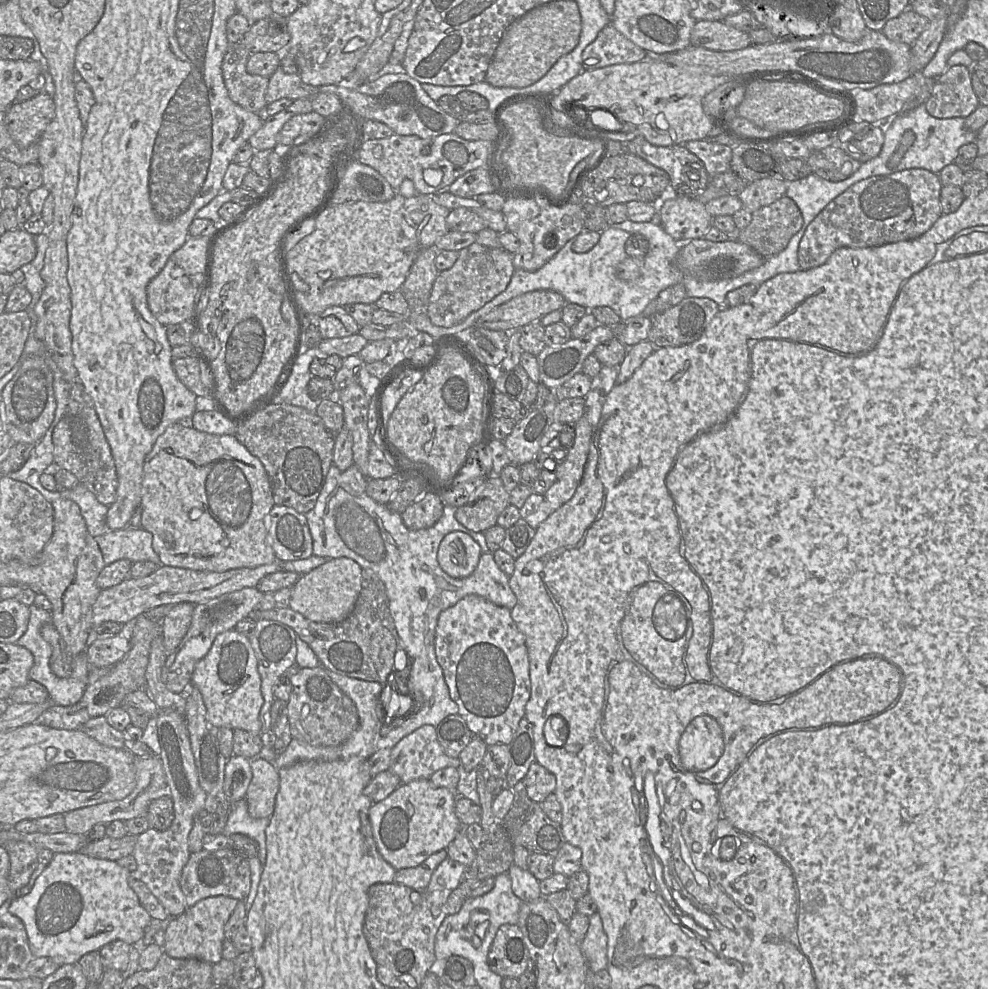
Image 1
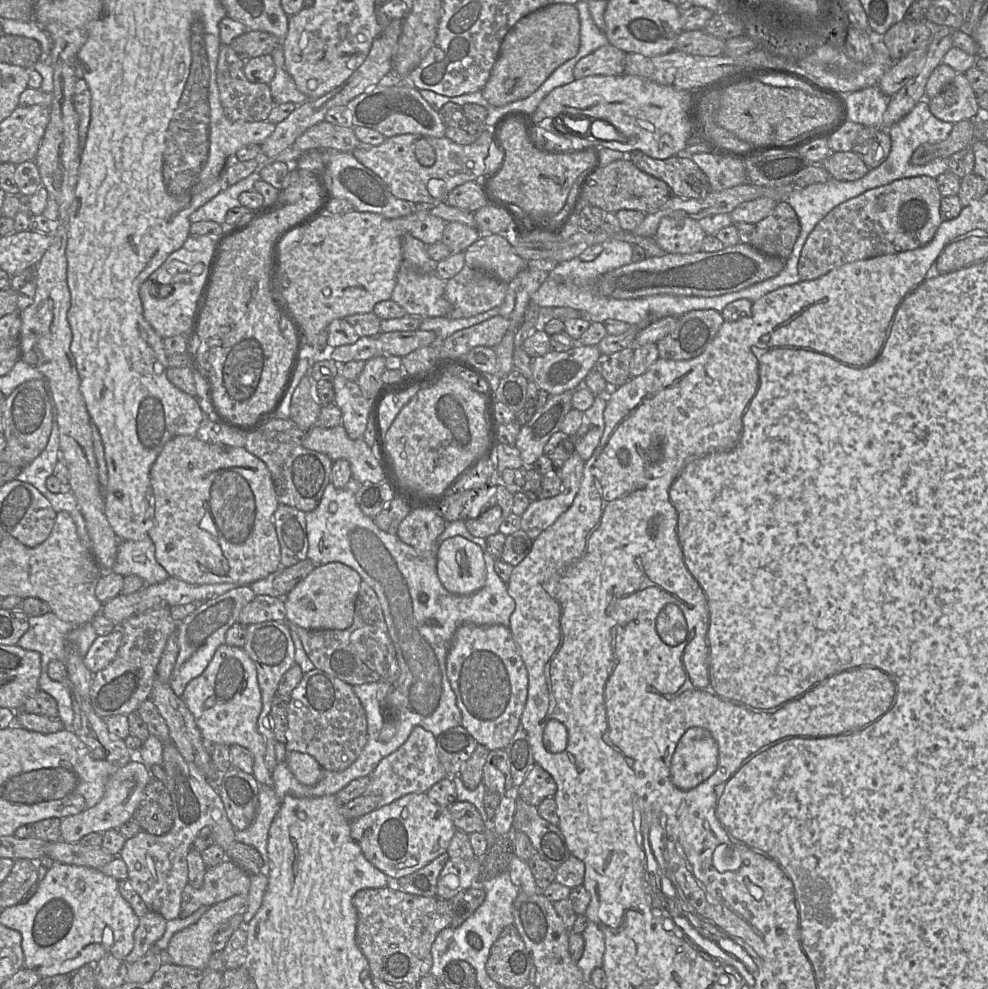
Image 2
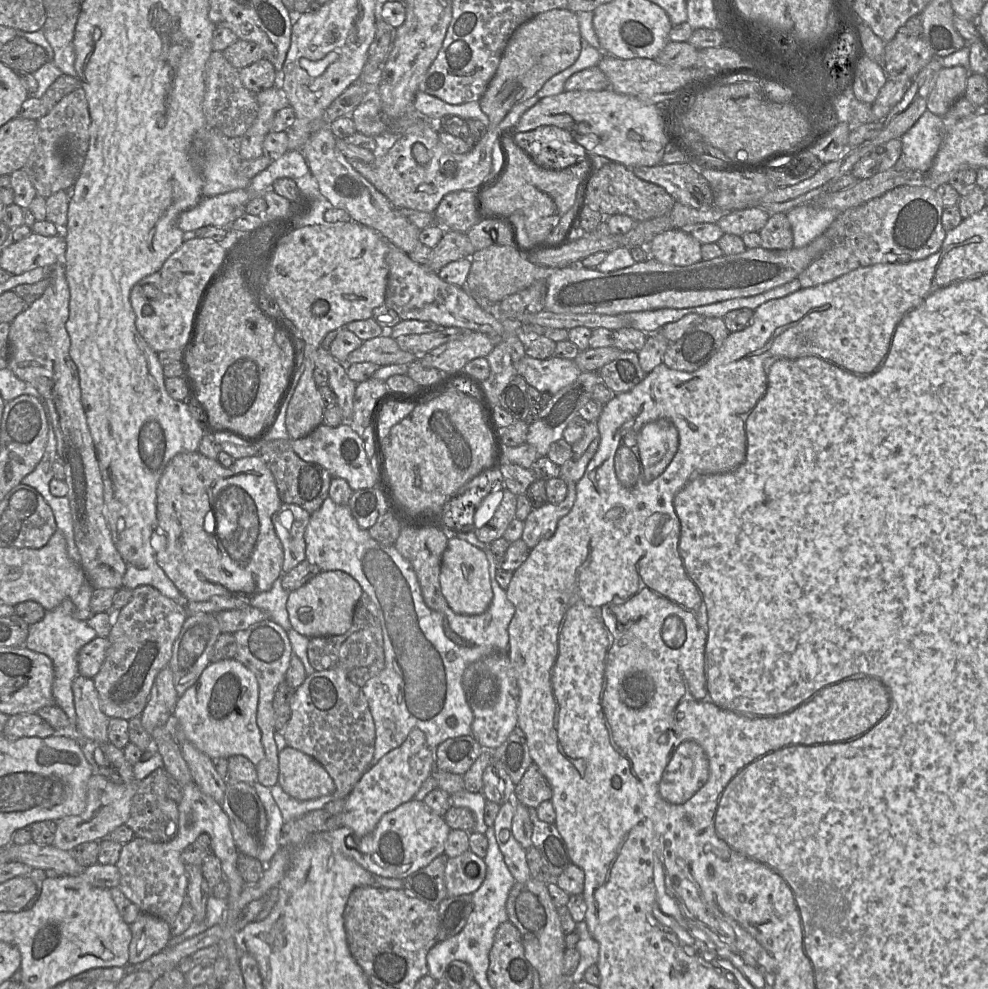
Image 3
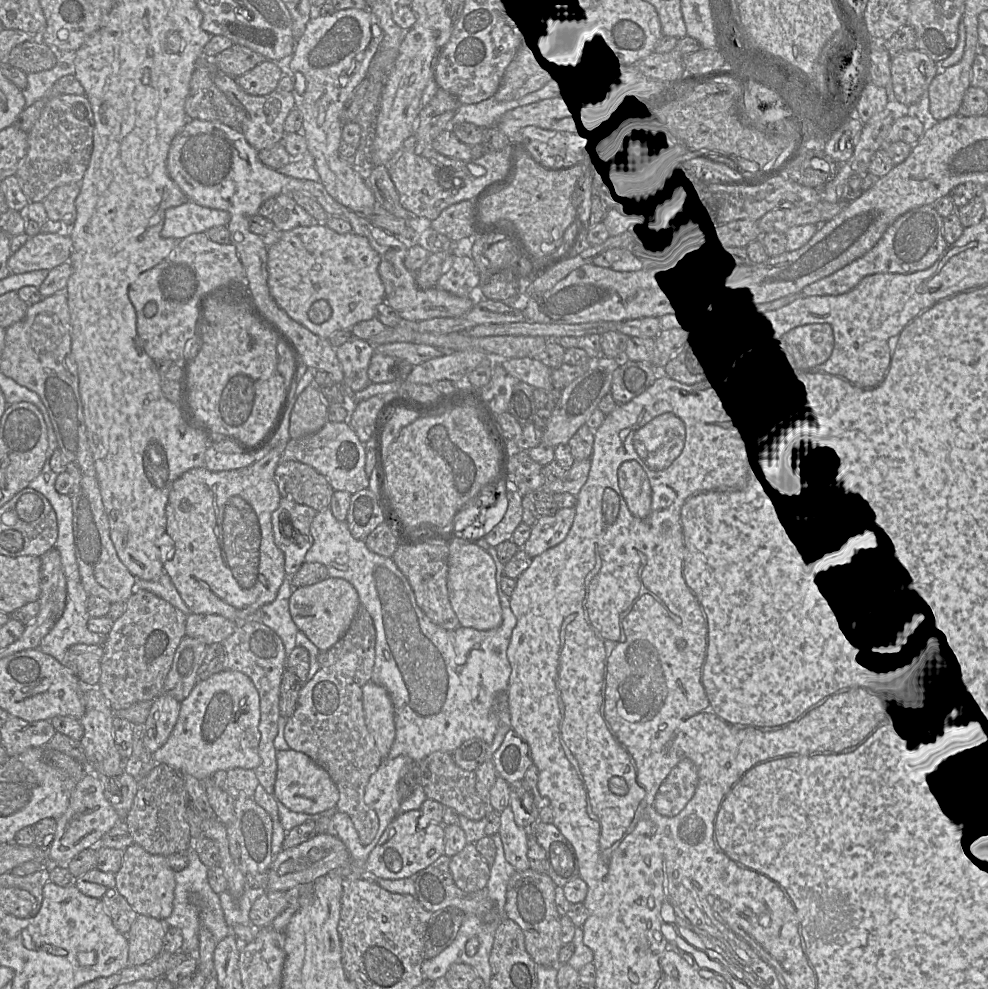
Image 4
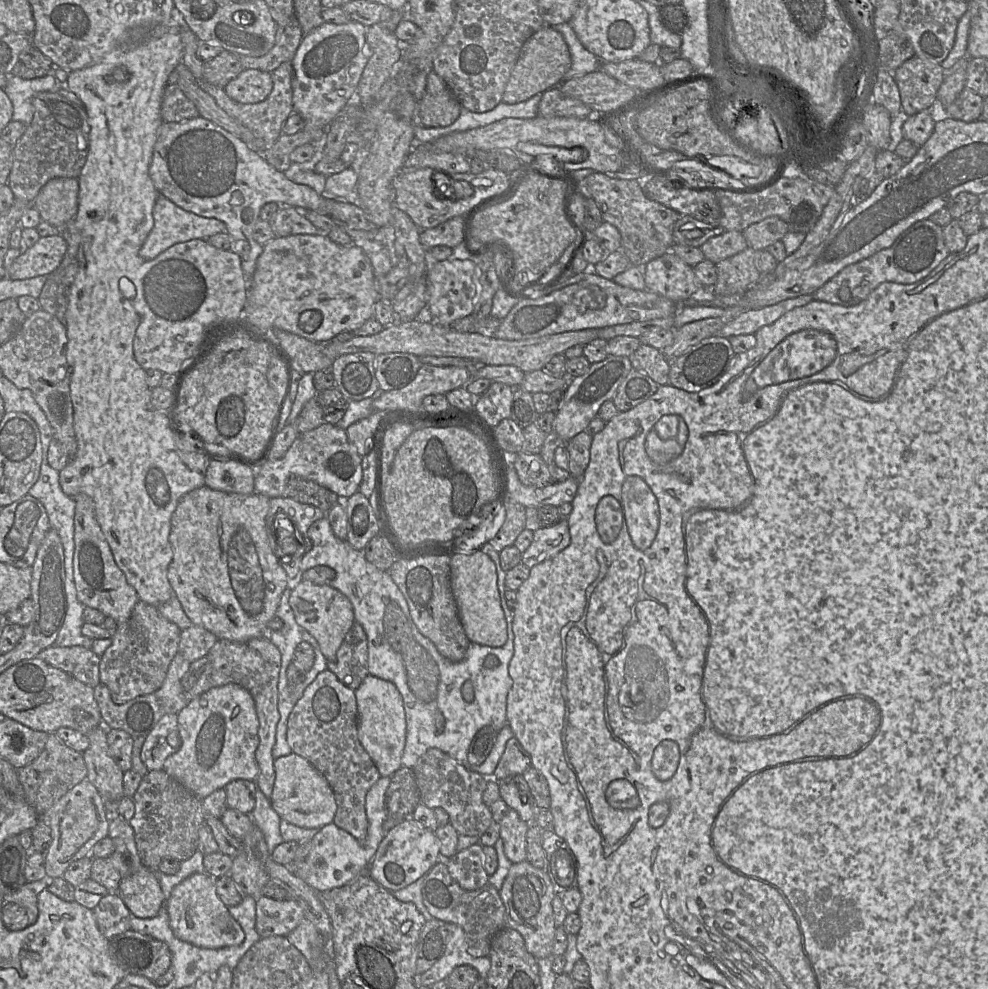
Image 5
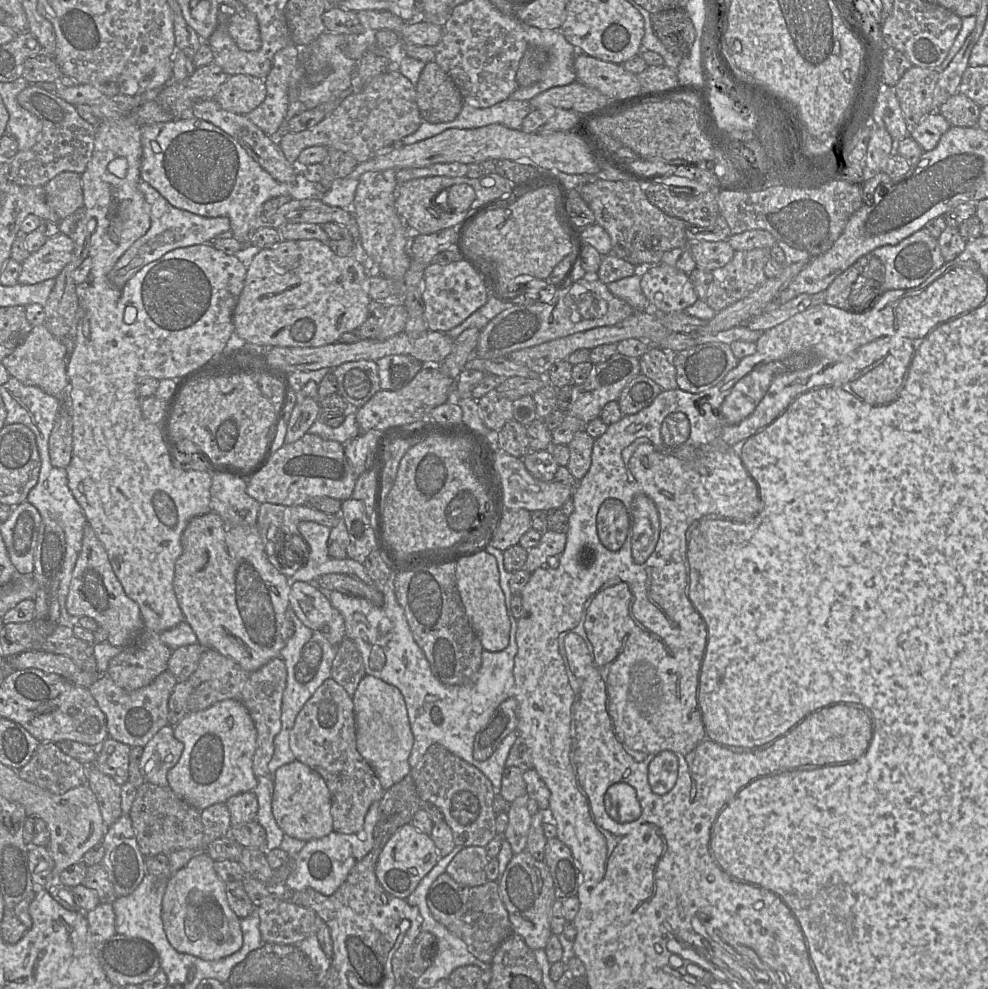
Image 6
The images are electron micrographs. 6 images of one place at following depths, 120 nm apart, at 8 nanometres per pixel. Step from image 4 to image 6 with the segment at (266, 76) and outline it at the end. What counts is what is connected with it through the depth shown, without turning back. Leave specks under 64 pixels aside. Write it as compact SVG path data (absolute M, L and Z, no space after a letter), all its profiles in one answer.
M247 74L231 76L221 86L215 100L225 110L247 115L267 96L266 80Z

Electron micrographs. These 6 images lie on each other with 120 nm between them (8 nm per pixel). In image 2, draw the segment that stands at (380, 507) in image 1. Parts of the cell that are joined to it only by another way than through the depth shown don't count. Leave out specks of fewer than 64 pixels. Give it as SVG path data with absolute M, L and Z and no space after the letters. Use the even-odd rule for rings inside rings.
M331 482L327 485L327 487L324 490L323 496L320 500L320 503L318 506L311 512L306 513L306 532L307 532L307 538L308 538L308 544L309 544L309 549L307 552L307 559L311 560L314 564L316 565L321 565L321 564L327 564L331 562L340 562L343 563L352 569L354 569L360 576L363 581L365 581L377 594L378 600L380 602L384 619L387 625L388 629L388 634L389 637L393 643L395 653L396 653L396 658L397 662L400 668L400 675L397 680L394 682L388 682L387 680L380 679L377 682L372 682L372 683L364 683L364 684L359 684L359 685L352 685L353 686L353 691L356 694L356 696L359 698L365 713L366 713L366 718L367 718L367 742L361 751L359 757L355 760L355 762L349 766L347 769L340 771L340 772L335 772L335 771L330 771L330 770L325 770L323 769L323 776L322 779L325 777L326 773L333 773L333 777L340 777L344 778L345 781L353 781L354 779L360 778L360 777L365 777L369 776L372 771L375 769L375 767L379 764L379 762L392 752L396 751L409 737L411 731L415 726L421 726L425 730L430 731L435 737L439 736L441 733L447 731L450 728L453 728L455 726L461 725L462 724L462 717L461 717L461 711L457 706L456 703L456 695L451 687L451 684L449 682L448 676L447 676L447 671L446 671L446 657L447 653L451 644L451 640L453 638L453 635L456 631L456 629L464 624L464 623L473 623L477 625L504 625L504 626L510 626L510 617L512 613L515 610L515 600L509 595L507 591L507 584L501 580L501 578L498 576L498 574L495 572L494 566L495 566L495 558L493 558L487 551L487 542L486 539L481 538L481 537L476 537L472 535L466 528L465 526L465 520L456 520L453 521L452 523L446 524L445 530L438 536L436 542L435 542L435 547L439 548L440 544L451 537L454 536L462 536L475 544L479 545L481 549L483 550L484 554L484 560L485 560L485 565L486 565L486 581L484 587L469 595L456 595L452 594L449 591L445 589L445 587L442 585L438 575L437 575L437 558L436 558L436 552L433 551L428 551L425 553L418 553L412 546L402 542L397 534L391 534L387 533L380 528L377 527L377 525L374 523L373 518L370 518L366 516L361 509L359 508L357 502L356 502L356 497L355 497L355 492L348 488L336 488ZM421 593L425 593L428 597L426 603L422 603L419 601L419 595ZM384 727L394 727L395 732L393 736L388 740L388 741L382 741L380 739L380 733Z

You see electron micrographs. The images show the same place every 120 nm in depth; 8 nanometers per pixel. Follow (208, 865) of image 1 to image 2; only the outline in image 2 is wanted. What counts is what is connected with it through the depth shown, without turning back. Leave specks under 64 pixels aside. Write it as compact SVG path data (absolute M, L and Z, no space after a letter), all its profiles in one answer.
M226 858L217 866L207 868L201 888L193 888L189 883L182 892L180 918L185 918L196 912L201 906L212 906L235 895L248 895L251 885L251 875Z

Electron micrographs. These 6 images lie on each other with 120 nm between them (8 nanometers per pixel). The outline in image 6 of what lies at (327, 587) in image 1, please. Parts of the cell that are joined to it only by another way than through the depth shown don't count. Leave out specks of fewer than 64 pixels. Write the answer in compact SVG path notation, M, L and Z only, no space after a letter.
M292 583L289 602L298 619L311 630L322 633L332 645L339 646L345 639L342 615L332 606L328 593L314 583Z

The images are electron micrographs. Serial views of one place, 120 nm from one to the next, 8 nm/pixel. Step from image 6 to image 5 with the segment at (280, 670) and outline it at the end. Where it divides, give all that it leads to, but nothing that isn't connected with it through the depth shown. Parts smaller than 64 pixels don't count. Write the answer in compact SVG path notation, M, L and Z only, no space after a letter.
M252 638L247 642L235 642L219 639L206 655L212 666L211 687L219 687L229 683L246 689L254 699L259 720L259 744L255 752L259 767L256 785L270 799L274 788L275 770L272 749L276 742L276 730L280 720L278 711L278 682L281 669L281 653L267 638Z

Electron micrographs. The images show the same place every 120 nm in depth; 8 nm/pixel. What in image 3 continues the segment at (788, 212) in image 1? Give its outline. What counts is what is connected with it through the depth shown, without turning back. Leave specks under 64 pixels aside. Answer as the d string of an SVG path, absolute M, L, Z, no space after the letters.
M771 214L759 232L761 247L767 250L789 250L793 247L793 232L787 214Z

